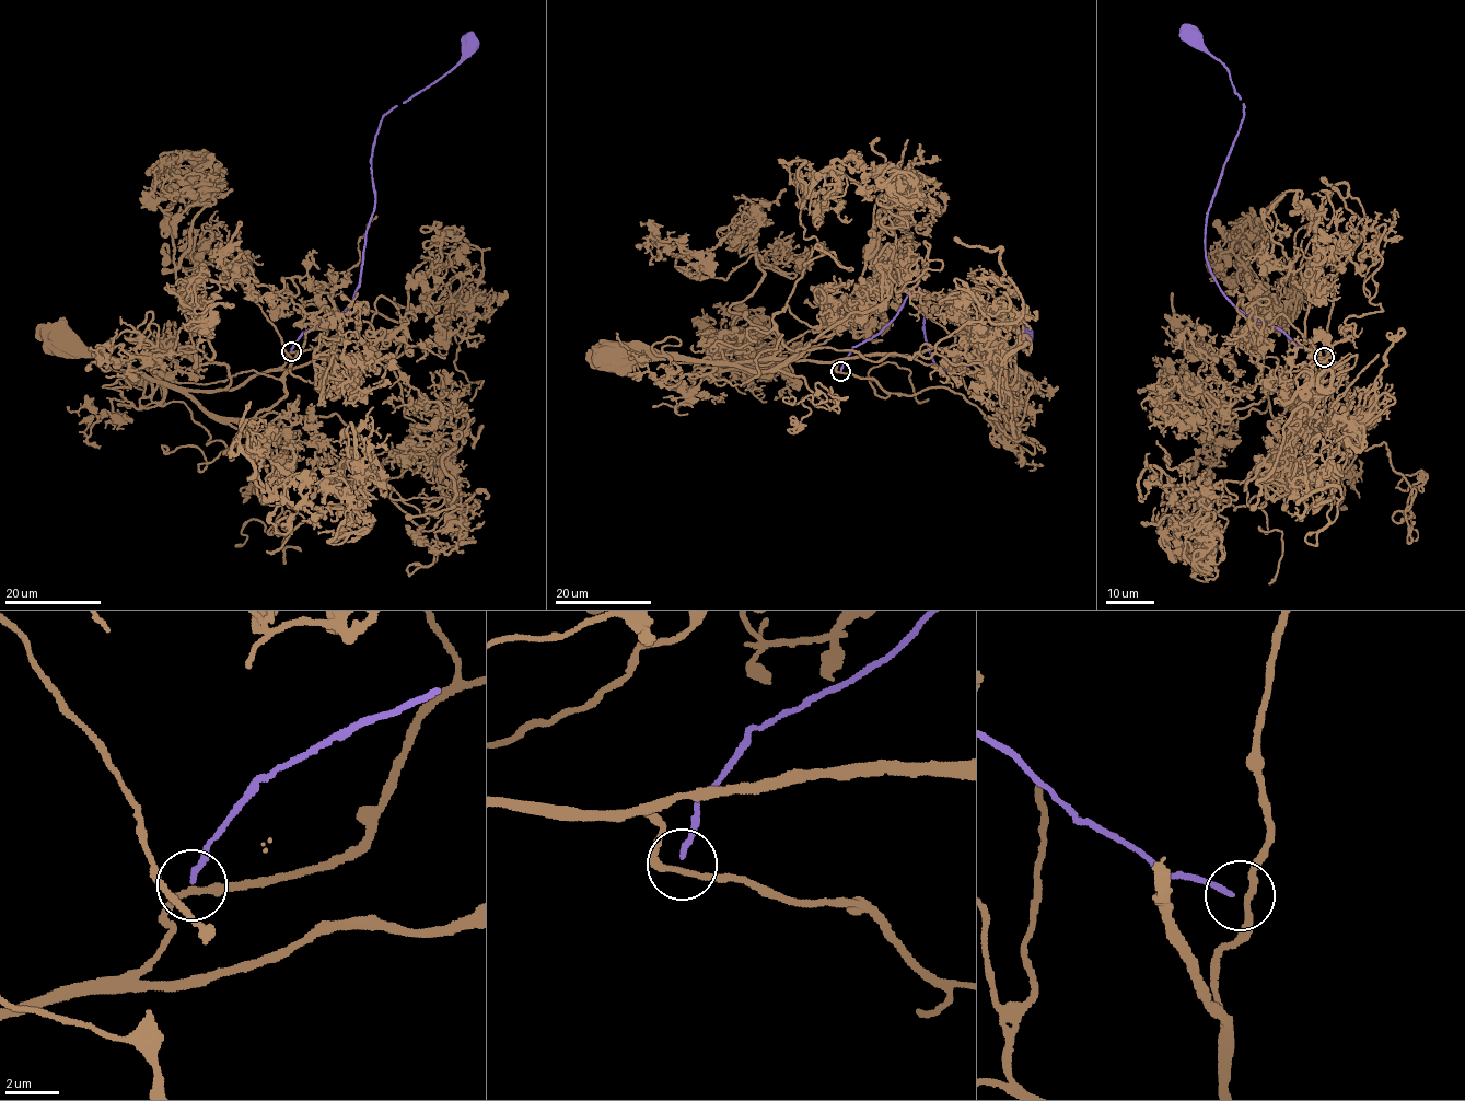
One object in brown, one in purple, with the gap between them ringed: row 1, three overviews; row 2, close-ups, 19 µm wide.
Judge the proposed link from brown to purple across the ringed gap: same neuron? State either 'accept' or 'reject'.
reject

